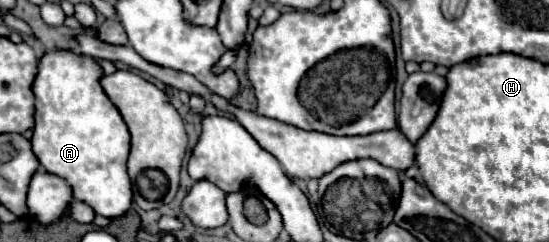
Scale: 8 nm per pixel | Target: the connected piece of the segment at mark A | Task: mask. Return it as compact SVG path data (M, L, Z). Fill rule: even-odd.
M55 49L39 59L33 81L35 95L35 127L33 151L39 163L53 175L63 177L77 201L85 201L103 217L121 217L131 207L131 179L127 175L129 131L119 113L101 87L103 69L97 59Z

